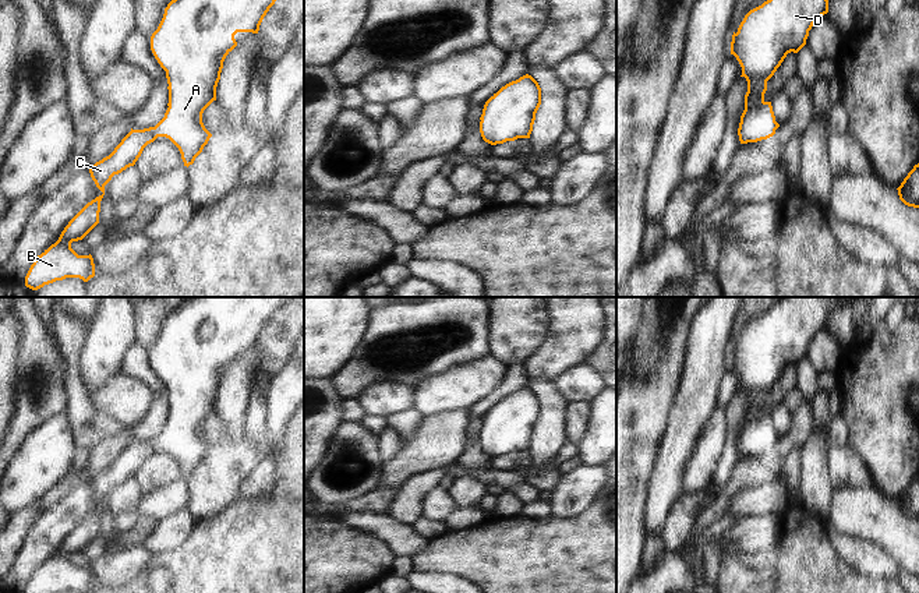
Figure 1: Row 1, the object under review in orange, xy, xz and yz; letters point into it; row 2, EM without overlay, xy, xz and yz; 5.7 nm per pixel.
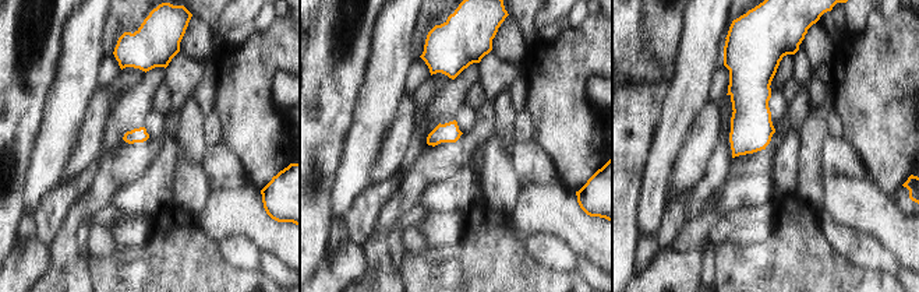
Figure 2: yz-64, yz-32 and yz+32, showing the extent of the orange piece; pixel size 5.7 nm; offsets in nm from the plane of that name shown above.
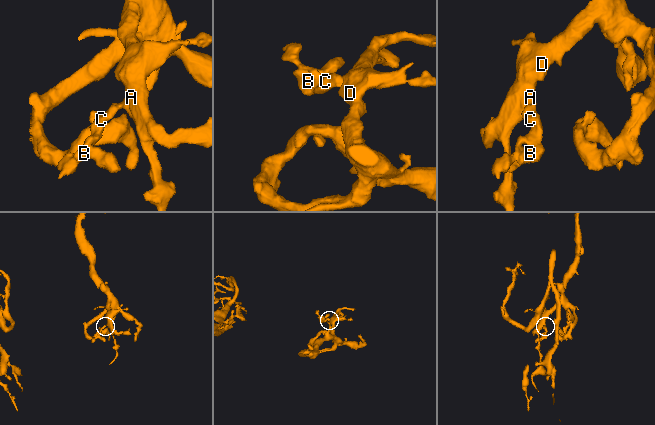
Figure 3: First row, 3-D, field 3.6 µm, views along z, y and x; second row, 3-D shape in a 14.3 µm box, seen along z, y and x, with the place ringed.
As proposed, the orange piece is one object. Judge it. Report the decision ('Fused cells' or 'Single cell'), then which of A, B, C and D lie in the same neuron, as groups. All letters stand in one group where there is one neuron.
Single cell. Groups: A B C D

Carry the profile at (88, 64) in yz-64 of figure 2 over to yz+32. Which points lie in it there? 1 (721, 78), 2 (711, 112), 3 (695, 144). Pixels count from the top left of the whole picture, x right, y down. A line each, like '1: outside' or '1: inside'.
1: outside
2: outside
3: outside

